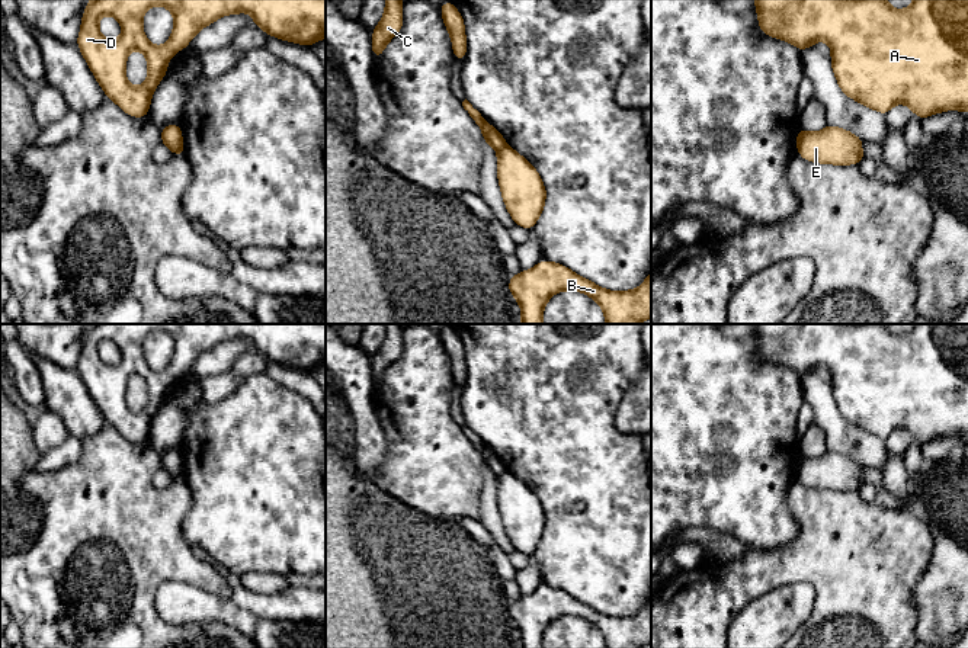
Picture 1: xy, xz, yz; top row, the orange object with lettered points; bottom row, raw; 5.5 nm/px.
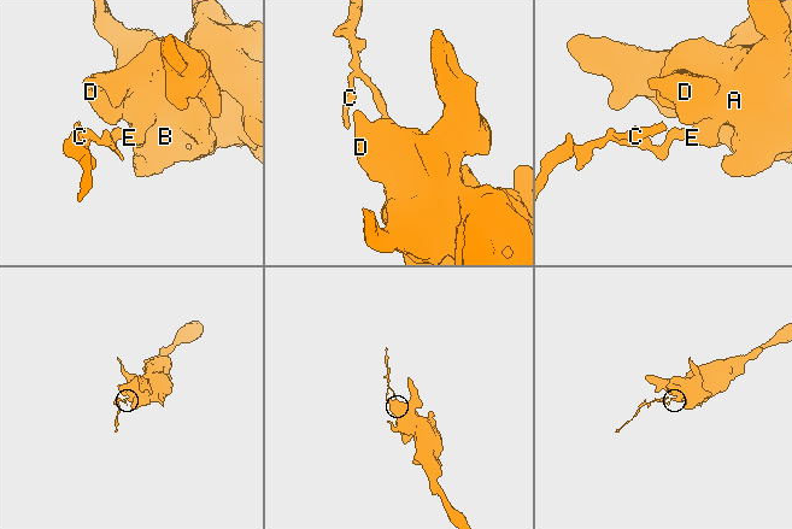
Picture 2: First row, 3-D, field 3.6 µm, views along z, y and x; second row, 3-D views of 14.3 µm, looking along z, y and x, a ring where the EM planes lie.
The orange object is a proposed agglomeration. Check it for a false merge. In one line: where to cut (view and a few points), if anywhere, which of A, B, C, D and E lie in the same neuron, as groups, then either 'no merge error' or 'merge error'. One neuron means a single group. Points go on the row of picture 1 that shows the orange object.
cut xz (506, 144), (497, 151); groups A B D E / C; merge error

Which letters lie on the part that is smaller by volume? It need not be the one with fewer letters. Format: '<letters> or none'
C

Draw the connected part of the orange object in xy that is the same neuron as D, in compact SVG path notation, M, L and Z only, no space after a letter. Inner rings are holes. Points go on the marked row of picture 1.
M90 0L83 16L76 44L86 62L106 93L125 113L147 118L151 96L167 73L169 58L187 46L192 38L205 26L225 15L247 12L253 22L269 36L311 46L326 38L326 0ZM151 6L167 7L174 17L170 39L163 46L154 46L142 32L142 16ZM103 15L118 19L122 36L110 41L100 35L97 22ZM132 49L140 49L148 62L148 77L142 86L131 86L125 77L125 62Z

